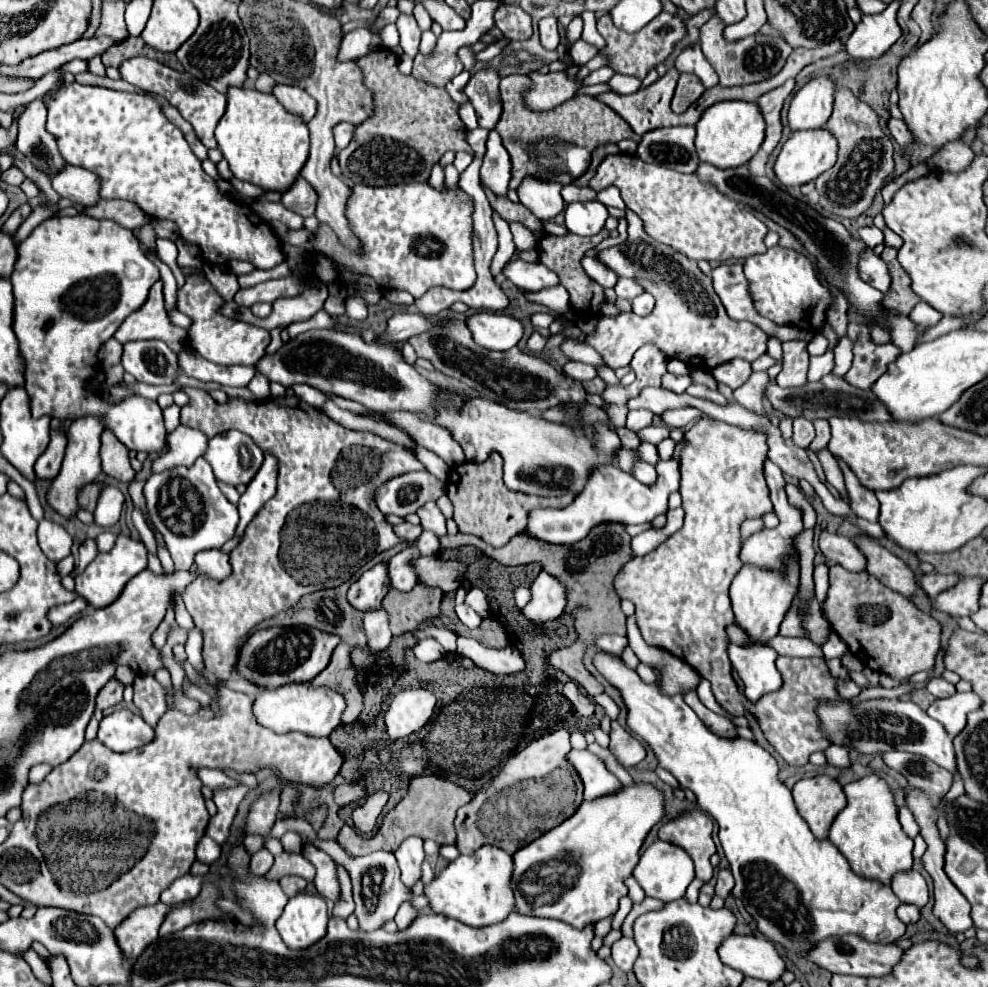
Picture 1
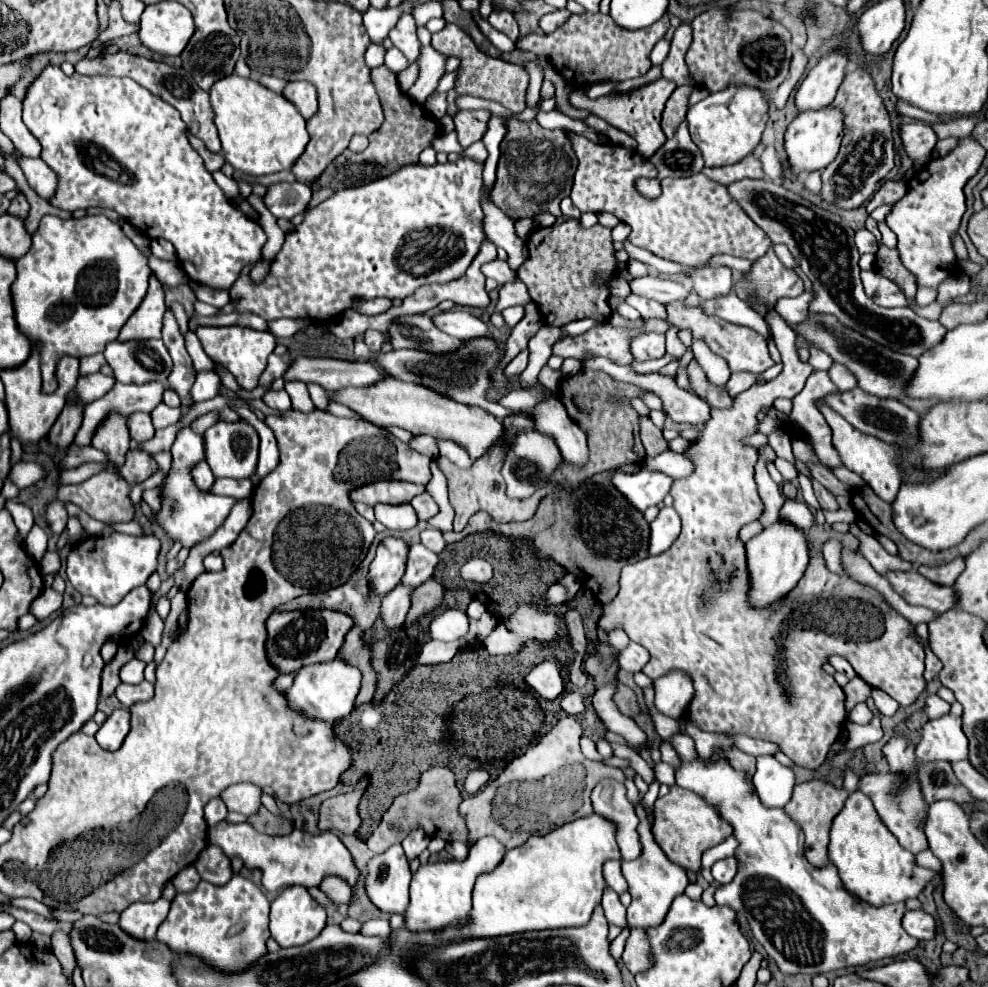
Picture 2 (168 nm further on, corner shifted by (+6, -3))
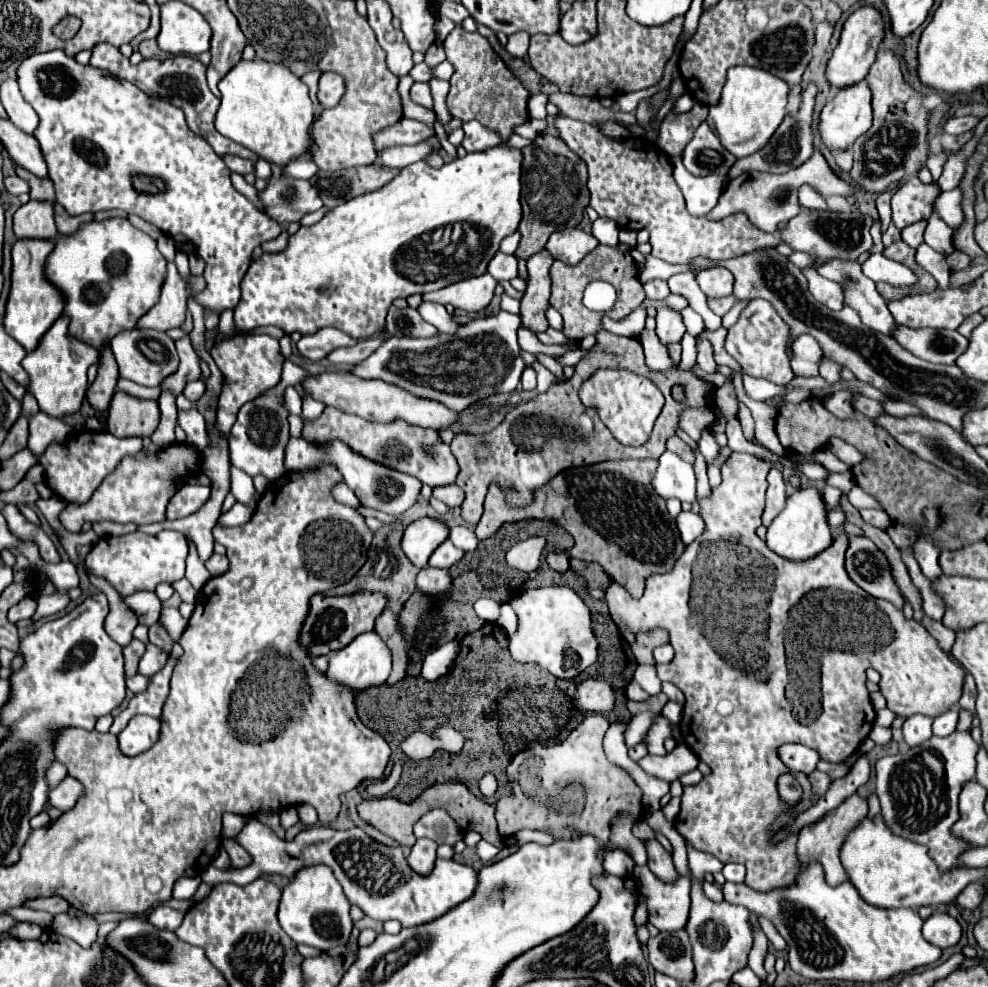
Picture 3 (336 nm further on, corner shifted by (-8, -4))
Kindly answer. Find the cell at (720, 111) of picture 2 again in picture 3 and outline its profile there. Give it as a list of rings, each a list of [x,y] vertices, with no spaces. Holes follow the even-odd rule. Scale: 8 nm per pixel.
[[[732,66],[726,74],[722,98],[710,108],[706,122],[716,130],[726,150],[734,152],[736,158],[744,158],[754,154],[754,150],[760,150],[780,126],[786,114],[786,98],[788,84],[782,78],[754,66]]]

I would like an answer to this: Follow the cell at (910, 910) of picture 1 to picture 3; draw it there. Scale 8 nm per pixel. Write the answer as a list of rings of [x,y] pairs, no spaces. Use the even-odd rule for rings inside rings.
[[[934,912],[934,914],[924,922],[922,934],[924,934],[924,938],[926,938],[930,944],[934,944],[934,946],[938,946],[938,948],[948,948],[948,946],[958,944],[960,936],[962,936],[962,928],[960,928],[958,920],[952,918],[950,914]]]

